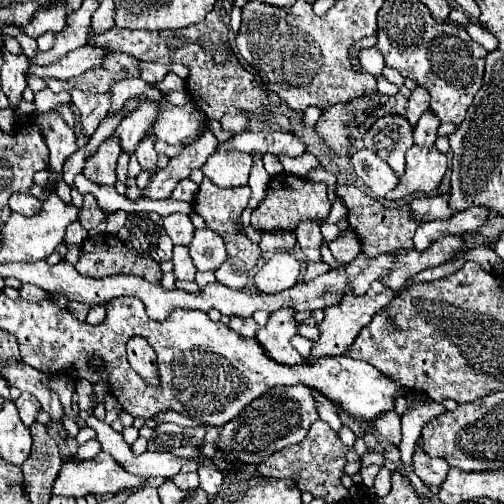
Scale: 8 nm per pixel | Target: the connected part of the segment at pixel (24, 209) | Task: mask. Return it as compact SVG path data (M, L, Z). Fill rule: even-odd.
M14 193L10 197L10 209L16 211L16 213L20 213L20 215L28 215L30 217L30 215L38 213L40 207L42 207L40 199L36 199L30 193Z

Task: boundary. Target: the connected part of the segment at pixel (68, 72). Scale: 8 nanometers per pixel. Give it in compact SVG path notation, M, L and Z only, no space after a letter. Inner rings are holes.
M84 45L80 49L70 51L68 55L64 55L60 61L56 61L54 65L48 67L36 67L32 65L28 73L34 73L38 77L56 77L56 79L74 79L78 75L82 75L88 69L98 67L98 63L102 63L104 55L102 51L98 51L96 47Z

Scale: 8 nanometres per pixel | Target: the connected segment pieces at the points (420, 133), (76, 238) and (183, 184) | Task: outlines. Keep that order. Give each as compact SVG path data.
M430 109L424 111L418 125L414 127L414 143L420 147L434 145L434 141L438 137L436 135L438 127L440 127L440 123L438 123L438 119L434 119L434 115L430 115Z
M72 223L72 225L66 229L64 243L68 243L68 245L78 245L78 247L80 247L86 237L88 237L88 231L86 231L80 223Z
M182 179L178 183L178 187L174 189L172 193L172 199L182 199L182 201L194 201L196 197L196 191L198 191L198 185L190 179Z

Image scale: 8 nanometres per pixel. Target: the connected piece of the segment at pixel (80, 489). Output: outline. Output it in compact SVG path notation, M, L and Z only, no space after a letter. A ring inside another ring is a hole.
M100 451L94 459L88 459L88 461L64 461L62 463L62 469L58 473L58 477L54 479L54 485L52 485L52 495L66 495L66 497L86 497L88 493L94 493L94 495L104 495L104 493L118 493L122 489L132 489L132 491L138 491L142 487L144 479L142 477L136 477L136 475L130 475L126 473L110 455L106 455L104 451Z

